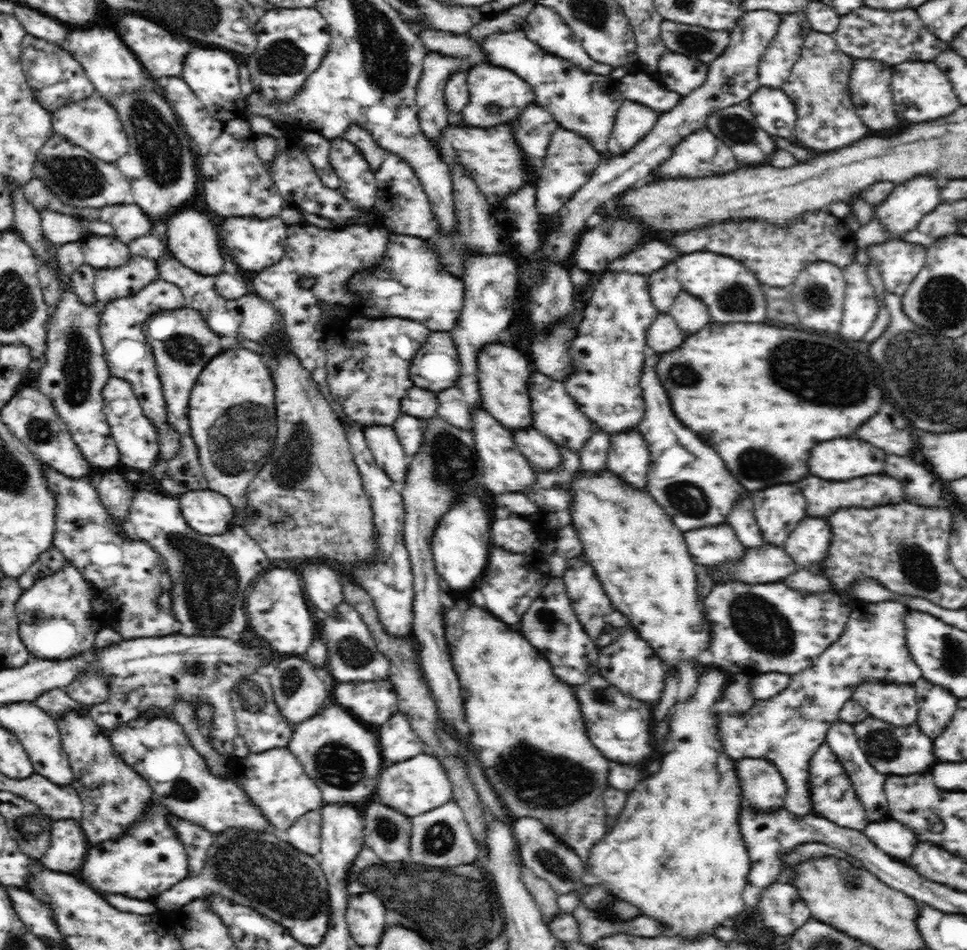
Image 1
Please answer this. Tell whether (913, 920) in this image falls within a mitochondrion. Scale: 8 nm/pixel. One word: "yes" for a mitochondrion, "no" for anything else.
no

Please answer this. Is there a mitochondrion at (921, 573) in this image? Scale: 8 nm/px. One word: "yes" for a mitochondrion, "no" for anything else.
yes

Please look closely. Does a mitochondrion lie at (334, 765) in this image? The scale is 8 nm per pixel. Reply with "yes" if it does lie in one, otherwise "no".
yes

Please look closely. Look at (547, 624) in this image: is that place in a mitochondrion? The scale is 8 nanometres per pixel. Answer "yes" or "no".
yes

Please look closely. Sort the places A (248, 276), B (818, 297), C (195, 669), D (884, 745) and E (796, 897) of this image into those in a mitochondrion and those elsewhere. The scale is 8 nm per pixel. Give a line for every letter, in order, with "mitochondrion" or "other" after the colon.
A: other
B: mitochondrion
C: mitochondrion
D: mitochondrion
E: other

